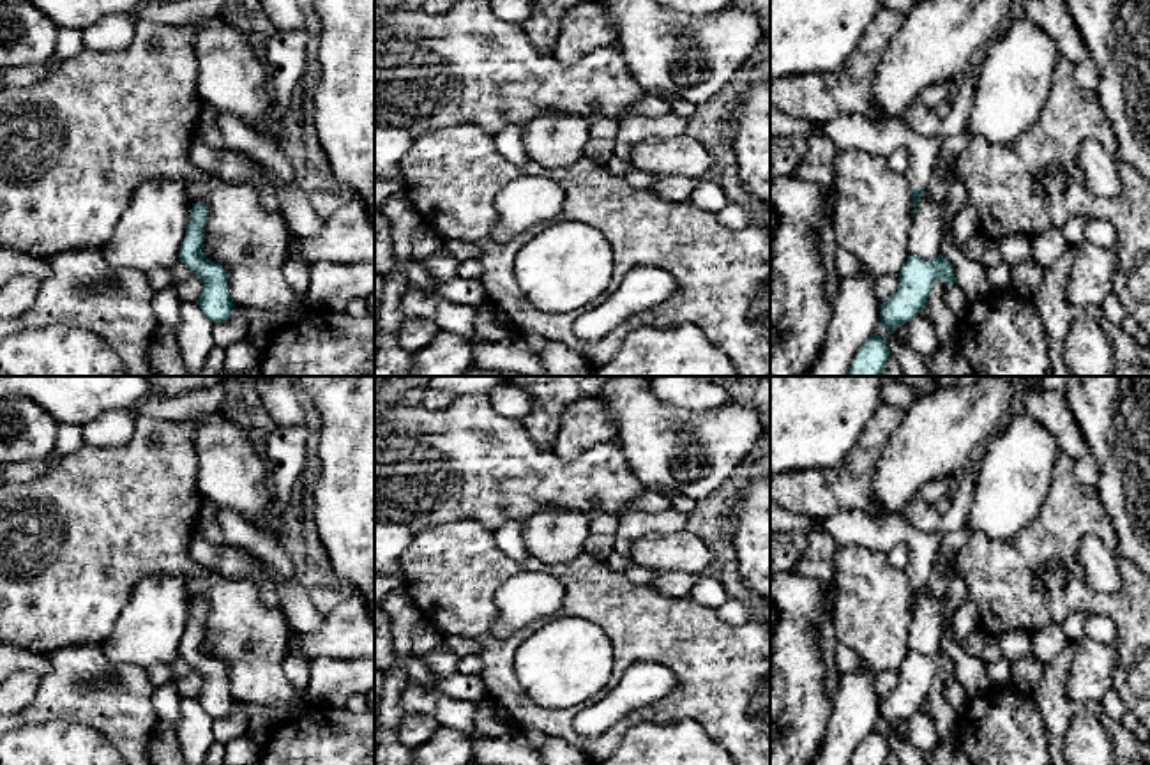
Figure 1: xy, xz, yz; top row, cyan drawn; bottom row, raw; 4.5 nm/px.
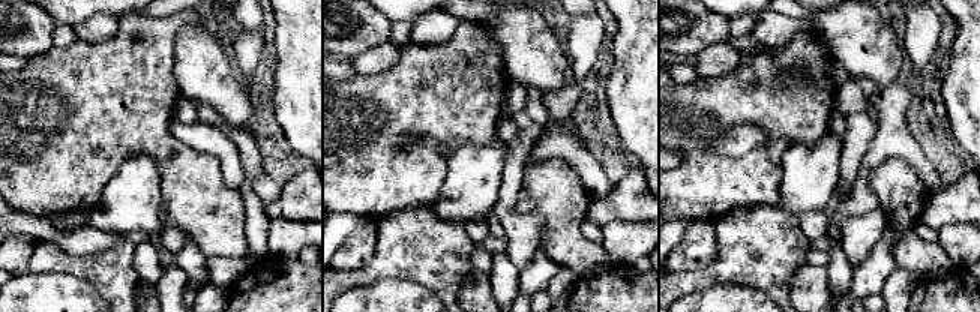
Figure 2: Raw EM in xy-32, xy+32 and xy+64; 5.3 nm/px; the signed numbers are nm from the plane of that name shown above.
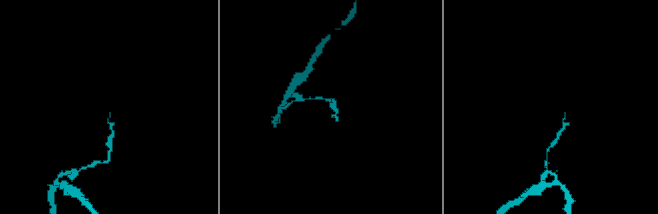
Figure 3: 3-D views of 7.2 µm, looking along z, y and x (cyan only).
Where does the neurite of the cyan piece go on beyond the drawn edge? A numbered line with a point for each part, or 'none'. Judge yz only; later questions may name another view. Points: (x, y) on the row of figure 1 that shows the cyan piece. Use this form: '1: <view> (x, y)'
1: yz (850, 133)

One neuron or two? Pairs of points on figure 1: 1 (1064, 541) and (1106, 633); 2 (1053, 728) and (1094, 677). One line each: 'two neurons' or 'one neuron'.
1: two neurons
2: two neurons

